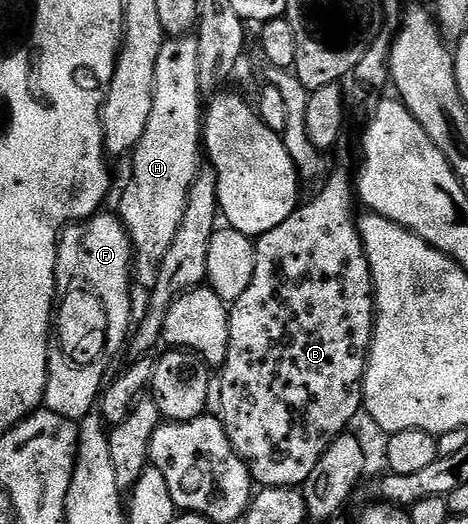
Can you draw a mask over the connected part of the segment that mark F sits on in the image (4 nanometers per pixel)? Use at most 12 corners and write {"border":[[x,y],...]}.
{"border":[[106,211],[60,234],[57,271],[106,311],[111,354],[131,333],[133,245]]}

